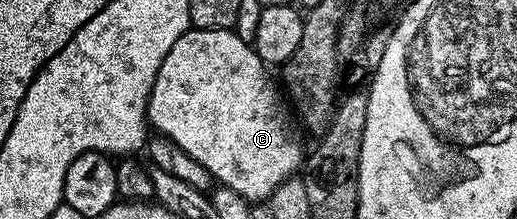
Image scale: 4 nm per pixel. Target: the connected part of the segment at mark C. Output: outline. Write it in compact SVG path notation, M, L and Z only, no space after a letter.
M190 27L179 42L171 46L167 58L163 58L163 66L159 66L155 86L151 86L149 95L148 127L175 142L179 150L191 154L191 158L207 169L220 187L235 190L235 194L250 202L268 201L269 195L303 164L303 152L301 156L296 138L289 133L289 120L281 105L282 93L275 80L273 85L269 72L252 43L244 41L233 30Z

